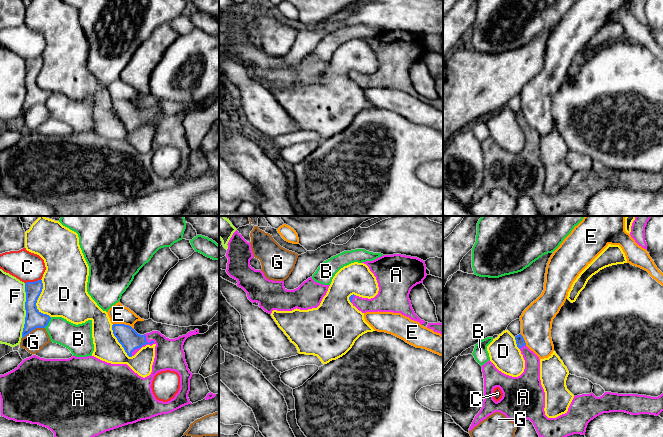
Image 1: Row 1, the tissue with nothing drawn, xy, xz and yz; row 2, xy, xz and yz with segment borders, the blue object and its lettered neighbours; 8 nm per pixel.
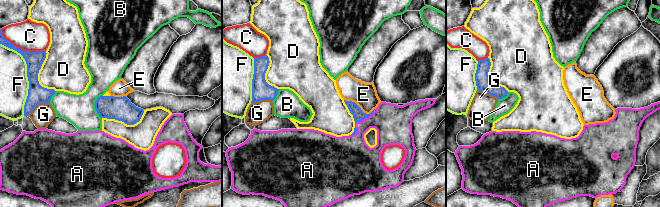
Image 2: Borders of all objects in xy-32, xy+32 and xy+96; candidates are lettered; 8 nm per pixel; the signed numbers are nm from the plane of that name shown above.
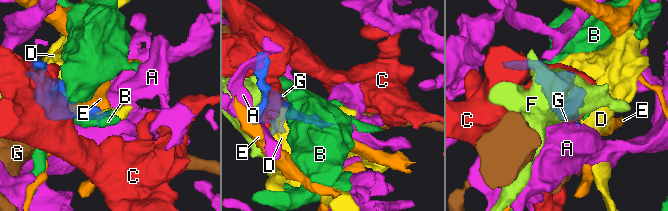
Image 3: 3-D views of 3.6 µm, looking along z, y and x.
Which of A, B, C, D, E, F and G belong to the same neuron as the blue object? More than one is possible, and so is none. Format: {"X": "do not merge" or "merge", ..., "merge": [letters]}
{"A": "merge", "B": "do not merge", "C": "do not merge", "D": "do not merge", "E": "do not merge", "F": "do not merge", "G": "do not merge", "merge": ["A"]}

